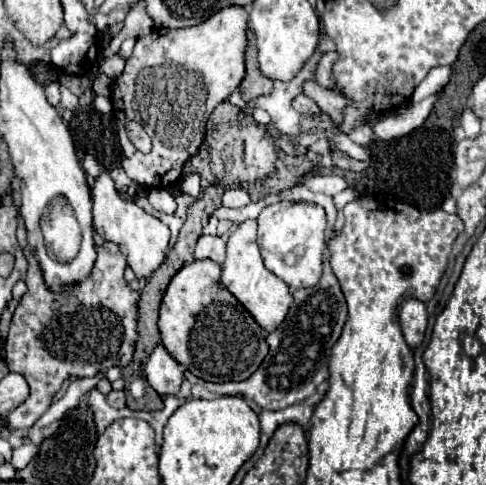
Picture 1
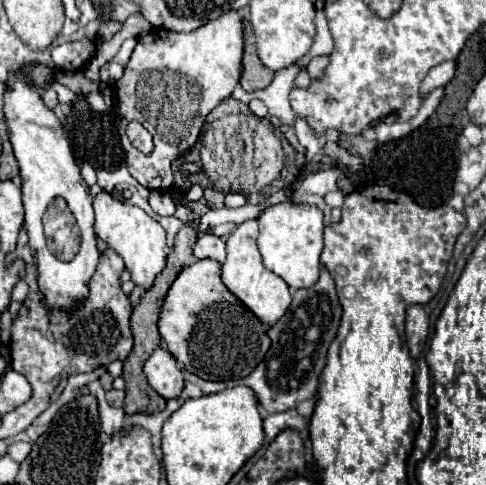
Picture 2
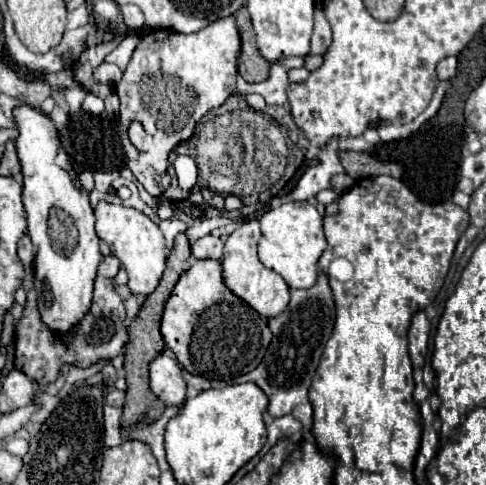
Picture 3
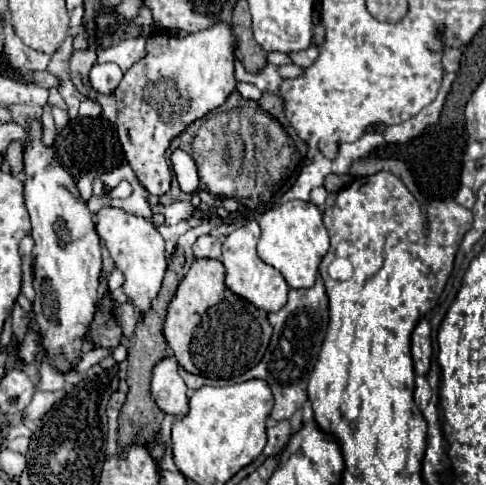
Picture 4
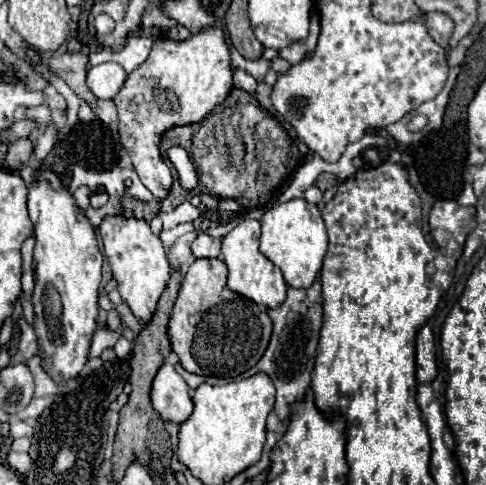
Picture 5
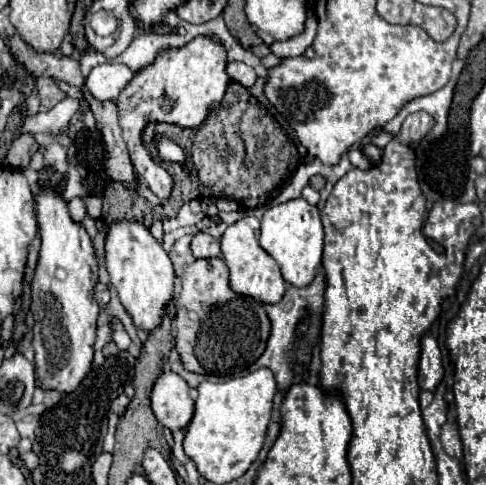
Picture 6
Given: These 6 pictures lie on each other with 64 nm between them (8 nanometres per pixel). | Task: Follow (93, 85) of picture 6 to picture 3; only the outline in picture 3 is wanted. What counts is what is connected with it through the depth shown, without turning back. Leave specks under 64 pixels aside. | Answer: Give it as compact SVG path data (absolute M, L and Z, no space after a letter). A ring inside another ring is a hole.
M100 64L100 68L96 68L94 72L96 80L102 82L102 84L108 84L108 86L116 86L122 78L122 70L116 66L116 64Z

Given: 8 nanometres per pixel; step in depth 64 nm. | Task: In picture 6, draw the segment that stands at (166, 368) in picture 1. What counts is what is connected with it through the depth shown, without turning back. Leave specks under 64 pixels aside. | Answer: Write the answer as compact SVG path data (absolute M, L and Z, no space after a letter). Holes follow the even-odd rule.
M164 370L152 390L152 410L162 426L184 430L194 414L194 400L184 378L172 370Z

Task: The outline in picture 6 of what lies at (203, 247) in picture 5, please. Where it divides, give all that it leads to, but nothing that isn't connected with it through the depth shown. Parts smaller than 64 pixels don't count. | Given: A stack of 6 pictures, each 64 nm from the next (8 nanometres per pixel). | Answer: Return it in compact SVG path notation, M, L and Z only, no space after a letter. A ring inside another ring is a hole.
M198 232L194 238L192 238L192 254L194 258L214 258L214 256L220 256L220 240L204 234L204 232Z

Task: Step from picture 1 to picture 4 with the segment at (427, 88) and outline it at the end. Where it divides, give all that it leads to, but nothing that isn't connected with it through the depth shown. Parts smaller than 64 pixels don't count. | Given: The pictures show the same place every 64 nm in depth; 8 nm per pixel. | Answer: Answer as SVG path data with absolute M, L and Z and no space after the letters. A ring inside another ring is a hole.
M446 48L444 50L444 70L456 72L460 66L460 56L462 56L462 48Z

